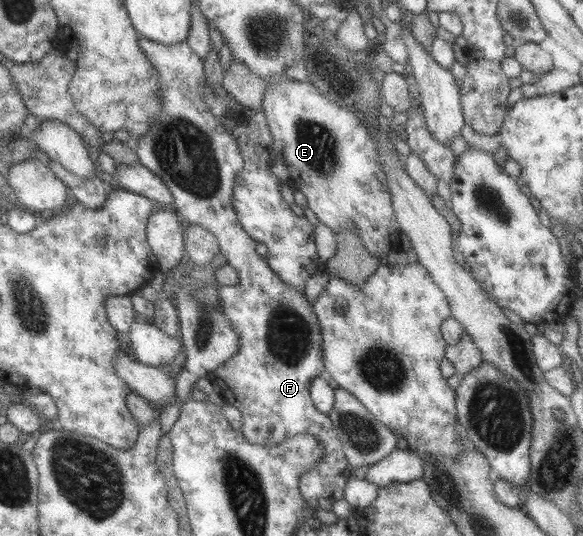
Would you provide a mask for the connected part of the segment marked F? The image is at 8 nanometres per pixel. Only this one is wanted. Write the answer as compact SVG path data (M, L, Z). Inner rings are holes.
M141 36L140 44L160 73L160 95L165 108L160 120L150 128L150 131L142 139L136 139L134 150L142 165L157 173L167 183L176 200L175 210L186 217L189 223L201 225L217 235L222 254L225 255L228 264L239 271L241 277L235 285L219 285L219 301L225 308L225 314L233 322L233 328L241 336L241 347L237 355L233 355L229 361L224 361L223 366L214 371L217 379L213 379L213 383L221 387L223 400L235 406L241 413L242 431L249 441L264 446L275 446L299 434L315 434L319 437L325 444L325 455L311 471L307 471L301 477L300 490L311 508L331 511L335 501L345 499L345 485L353 476L353 470L349 467L344 442L341 441L332 418L317 409L310 392L313 381L326 371L323 328L319 316L315 313L313 302L309 300L307 293L283 281L272 269L267 257L257 253L259 242L245 231L238 217L234 205L234 188L237 174L246 165L243 149L233 129L225 128L205 103L206 62L193 50L188 41L165 45Z

